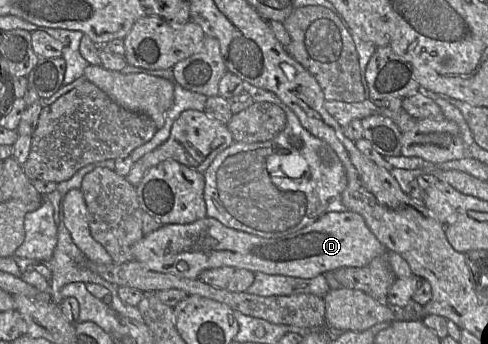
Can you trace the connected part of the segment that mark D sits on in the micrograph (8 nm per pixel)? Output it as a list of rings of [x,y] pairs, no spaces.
[[[346,209],[328,212],[300,230],[276,238],[263,238],[229,228],[217,219],[206,216],[188,224],[162,225],[132,246],[134,259],[150,270],[187,279],[197,279],[203,271],[219,267],[243,268],[252,272],[308,279],[342,267],[363,267],[384,253],[388,256],[396,278],[413,275],[406,260],[398,253],[387,250],[368,228],[360,214]]]

